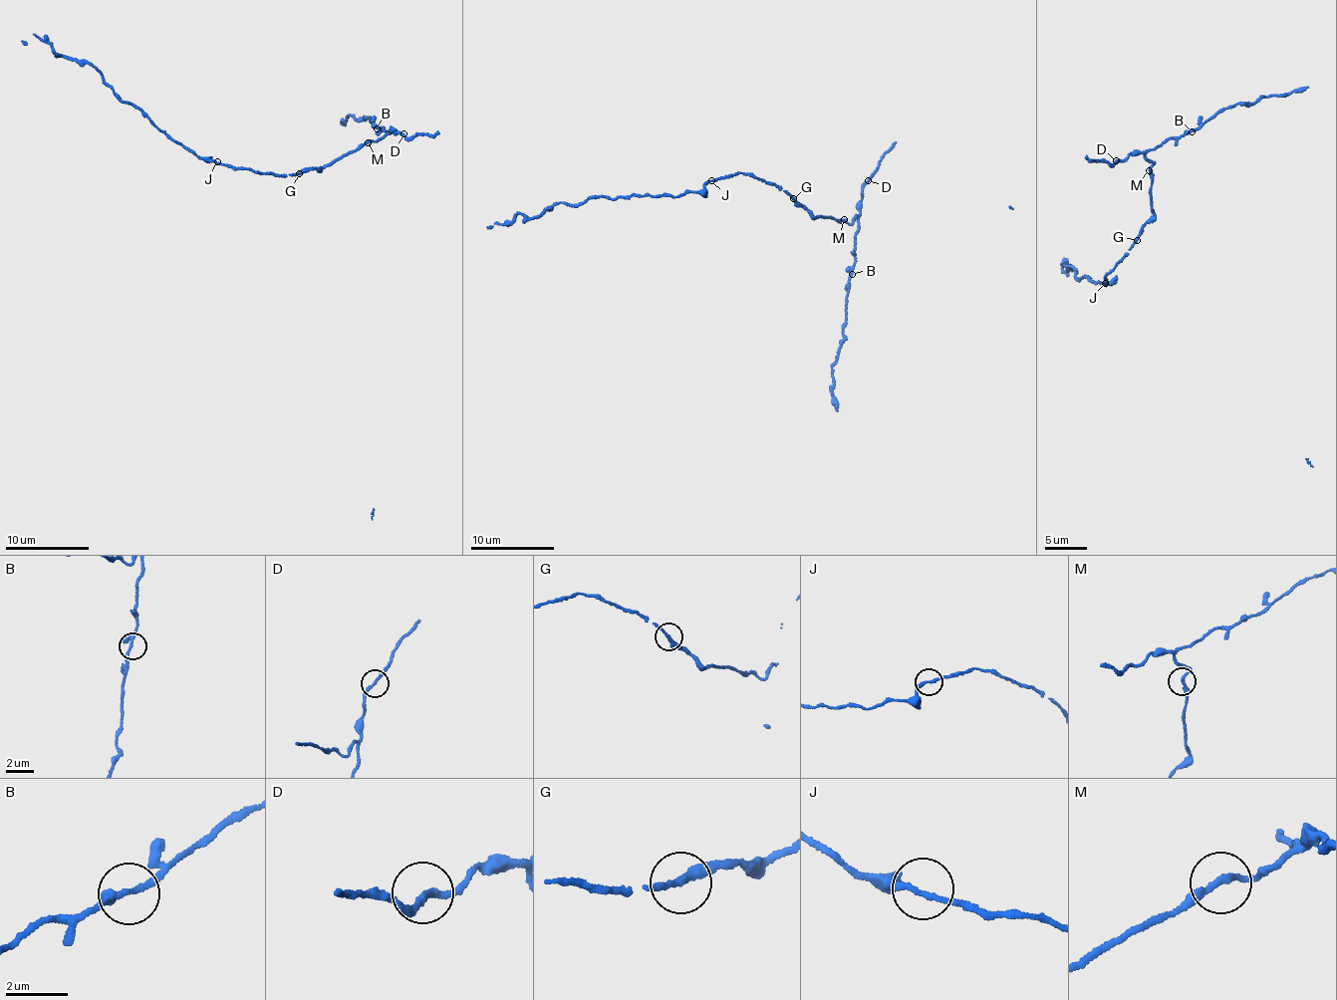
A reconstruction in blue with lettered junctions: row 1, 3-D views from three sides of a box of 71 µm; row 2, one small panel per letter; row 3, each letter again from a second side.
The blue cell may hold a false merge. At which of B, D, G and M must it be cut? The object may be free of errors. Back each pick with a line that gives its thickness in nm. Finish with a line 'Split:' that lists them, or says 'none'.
Split: none

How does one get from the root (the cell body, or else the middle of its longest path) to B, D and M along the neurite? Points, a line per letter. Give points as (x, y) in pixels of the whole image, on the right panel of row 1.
B: (1137, 239), (1154, 215), (1149, 170), (1154, 163), (1145, 153), (1192, 131)
D: (1137, 239), (1154, 215), (1150, 194), (1153, 179), (1149, 170), (1154, 163), (1142, 154), (1132, 152), (1116, 160)
M: (1137, 239), (1154, 215), (1150, 194), (1153, 179), (1149, 170)

